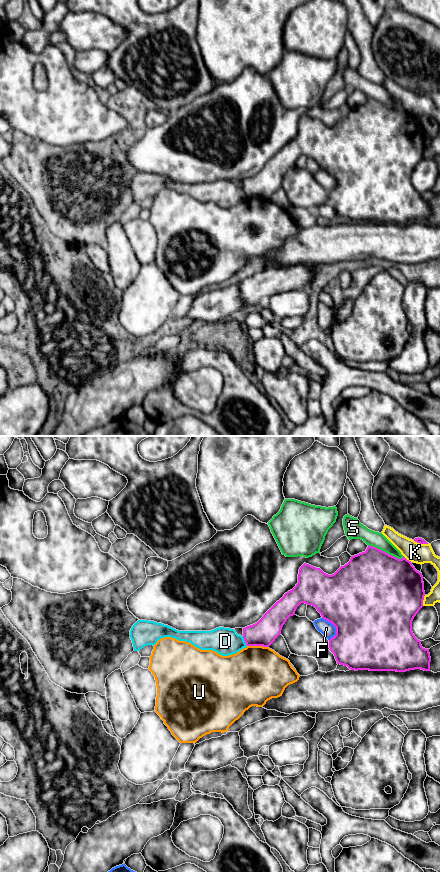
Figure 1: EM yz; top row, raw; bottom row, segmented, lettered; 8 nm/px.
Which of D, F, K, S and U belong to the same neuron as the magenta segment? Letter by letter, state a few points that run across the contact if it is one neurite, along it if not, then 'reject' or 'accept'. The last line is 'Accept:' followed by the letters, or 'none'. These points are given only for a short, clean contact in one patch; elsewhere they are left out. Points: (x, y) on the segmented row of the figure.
D: yz (242, 636), (247, 645) | reject
F: reject
K: reject
S: reject
U: reject
Accept: none

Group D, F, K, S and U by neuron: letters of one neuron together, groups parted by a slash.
D / F / K / S / U

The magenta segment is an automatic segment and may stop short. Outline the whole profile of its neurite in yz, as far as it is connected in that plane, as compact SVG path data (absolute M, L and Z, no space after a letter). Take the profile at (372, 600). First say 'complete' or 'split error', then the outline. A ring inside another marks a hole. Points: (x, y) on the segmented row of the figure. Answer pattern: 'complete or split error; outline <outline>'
complete; outline M368 545L365 552L352 556L347 564L341 566L332 575L304 563L299 569L296 586L285 593L257 623L243 628L243 638L247 646L269 647L281 634L287 619L295 615L301 603L305 603L314 606L323 619L336 627L336 635L329 640L329 650L334 654L337 664L355 671L406 672L415 669L430 671L429 649L423 648L421 641L412 632L412 621L423 607L424 596L422 573L415 569L411 561L404 556L398 559Z

